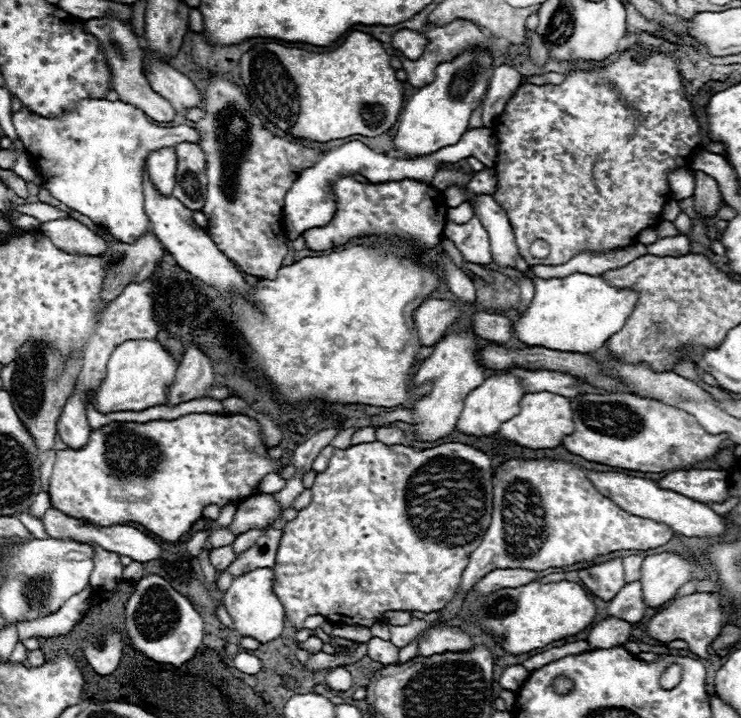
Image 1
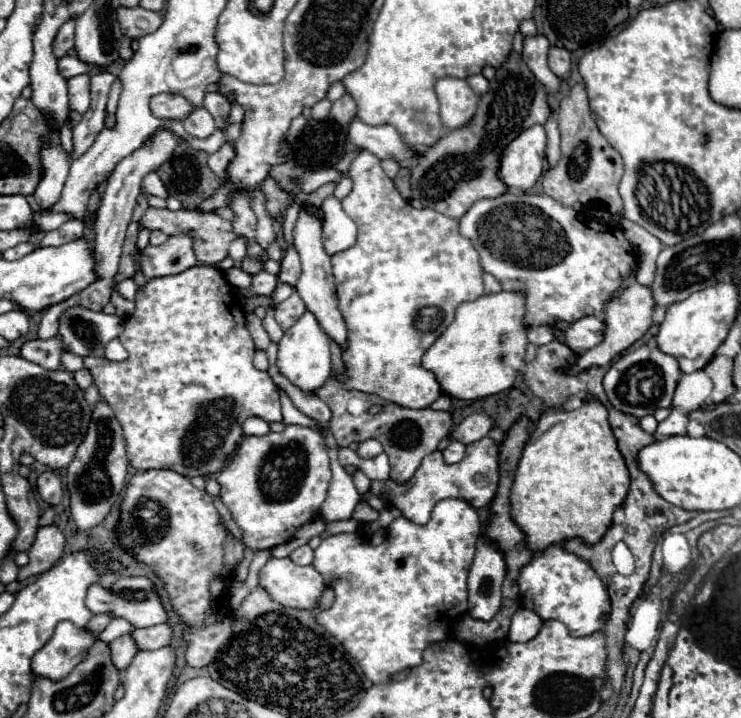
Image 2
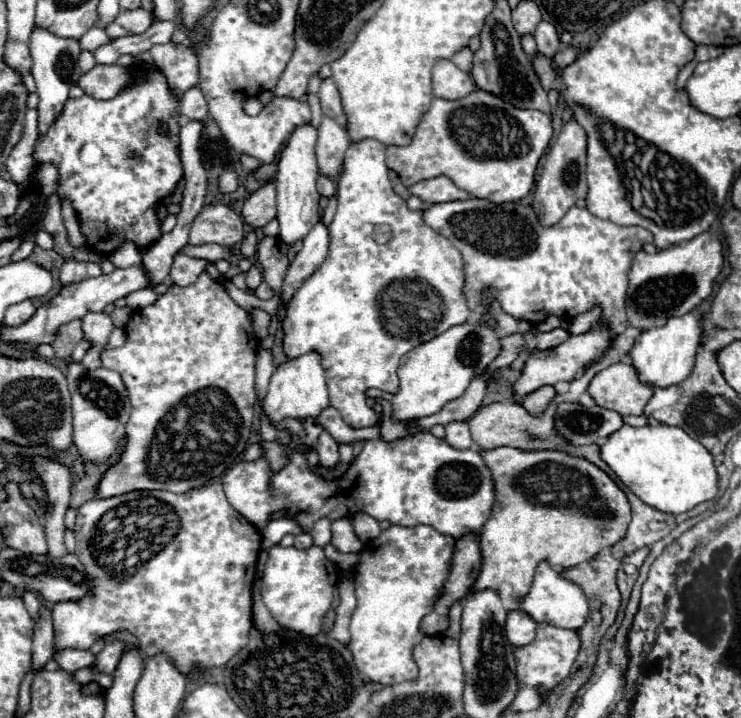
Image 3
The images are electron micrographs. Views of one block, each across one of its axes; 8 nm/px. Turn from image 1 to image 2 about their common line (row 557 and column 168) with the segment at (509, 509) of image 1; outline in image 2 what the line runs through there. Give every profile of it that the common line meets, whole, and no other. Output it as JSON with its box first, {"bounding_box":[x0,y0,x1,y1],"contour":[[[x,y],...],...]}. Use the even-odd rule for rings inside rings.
{"bounding_box":[116,470,232,668],"contour":[[[172,470],[136,472],[124,492],[116,526],[120,544],[138,562],[150,566],[164,582],[172,608],[184,624],[182,640],[186,642],[186,664],[204,668],[232,636],[230,616],[222,616],[210,626],[206,624],[210,610],[218,608],[224,600],[210,594],[210,584],[224,574],[224,544],[228,538],[214,498],[192,486],[186,476]]]}

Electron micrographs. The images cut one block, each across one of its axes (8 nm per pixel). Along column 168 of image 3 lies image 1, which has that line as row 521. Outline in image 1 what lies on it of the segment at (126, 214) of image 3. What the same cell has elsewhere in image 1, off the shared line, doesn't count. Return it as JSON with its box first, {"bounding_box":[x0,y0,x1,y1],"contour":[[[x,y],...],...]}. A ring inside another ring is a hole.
{"bounding_box":[50,414,280,542],"contour":[[[186,414],[180,416],[176,420],[152,420],[146,424],[136,424],[136,422],[112,422],[108,426],[102,426],[100,430],[94,430],[90,434],[88,444],[82,450],[56,450],[56,462],[54,462],[54,470],[50,476],[50,502],[52,506],[56,506],[58,510],[64,510],[64,514],[72,514],[72,518],[88,518],[88,522],[96,522],[96,526],[114,526],[116,522],[136,522],[146,526],[150,532],[154,532],[156,536],[160,536],[166,542],[176,542],[180,540],[182,534],[186,534],[190,530],[190,526],[202,518],[202,510],[208,504],[218,504],[218,506],[226,506],[230,502],[242,502],[248,496],[254,496],[258,490],[260,480],[270,474],[270,472],[280,472],[280,460],[272,460],[266,452],[268,448],[262,444],[262,436],[260,436],[260,426],[256,420],[242,416],[242,414]]]}

